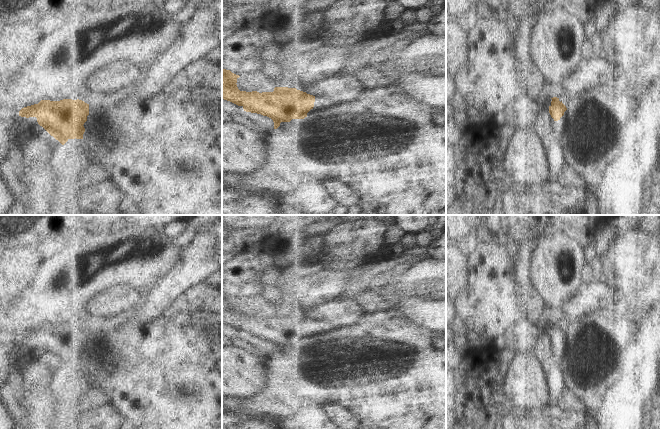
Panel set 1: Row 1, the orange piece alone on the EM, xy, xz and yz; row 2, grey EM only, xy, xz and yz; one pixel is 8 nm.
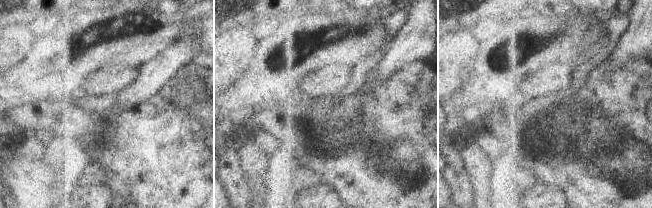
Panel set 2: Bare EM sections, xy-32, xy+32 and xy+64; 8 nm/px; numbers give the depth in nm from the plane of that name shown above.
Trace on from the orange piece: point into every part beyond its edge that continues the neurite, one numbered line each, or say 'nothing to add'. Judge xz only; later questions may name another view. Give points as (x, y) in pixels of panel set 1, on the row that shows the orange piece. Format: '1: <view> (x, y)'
1: xz (320, 101)

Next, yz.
1: yz (558, 125)

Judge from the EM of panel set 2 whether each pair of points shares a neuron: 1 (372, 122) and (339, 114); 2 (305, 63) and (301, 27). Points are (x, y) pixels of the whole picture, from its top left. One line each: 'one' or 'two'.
1: one
2: two

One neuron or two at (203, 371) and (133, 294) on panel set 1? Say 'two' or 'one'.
two

